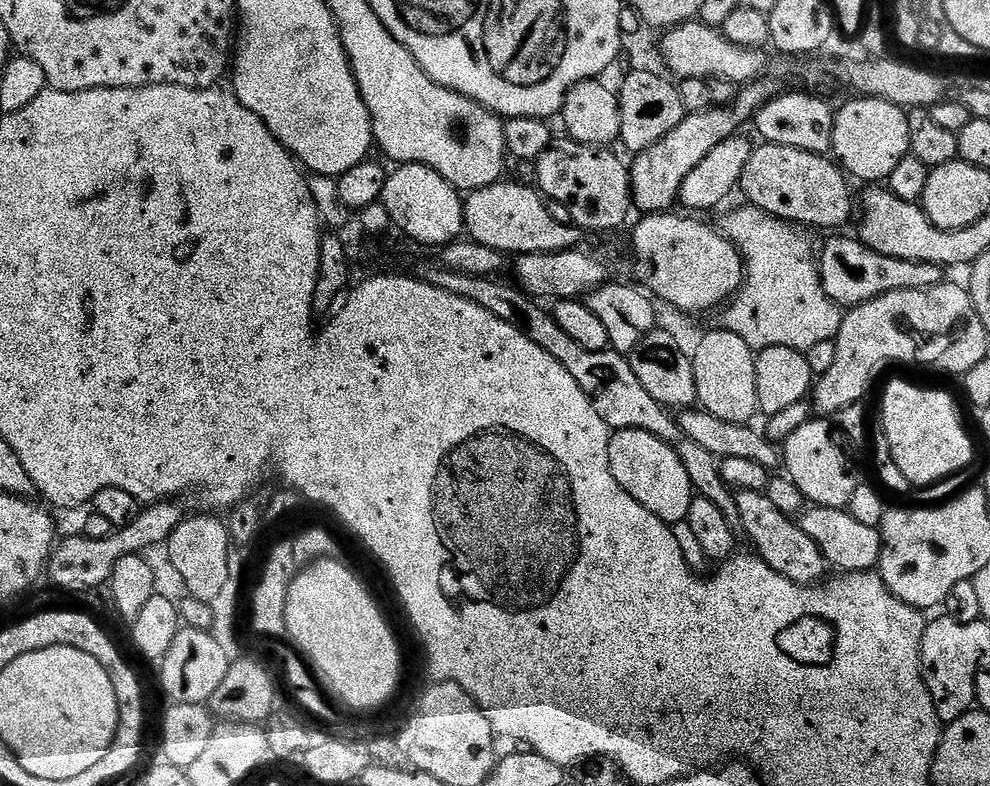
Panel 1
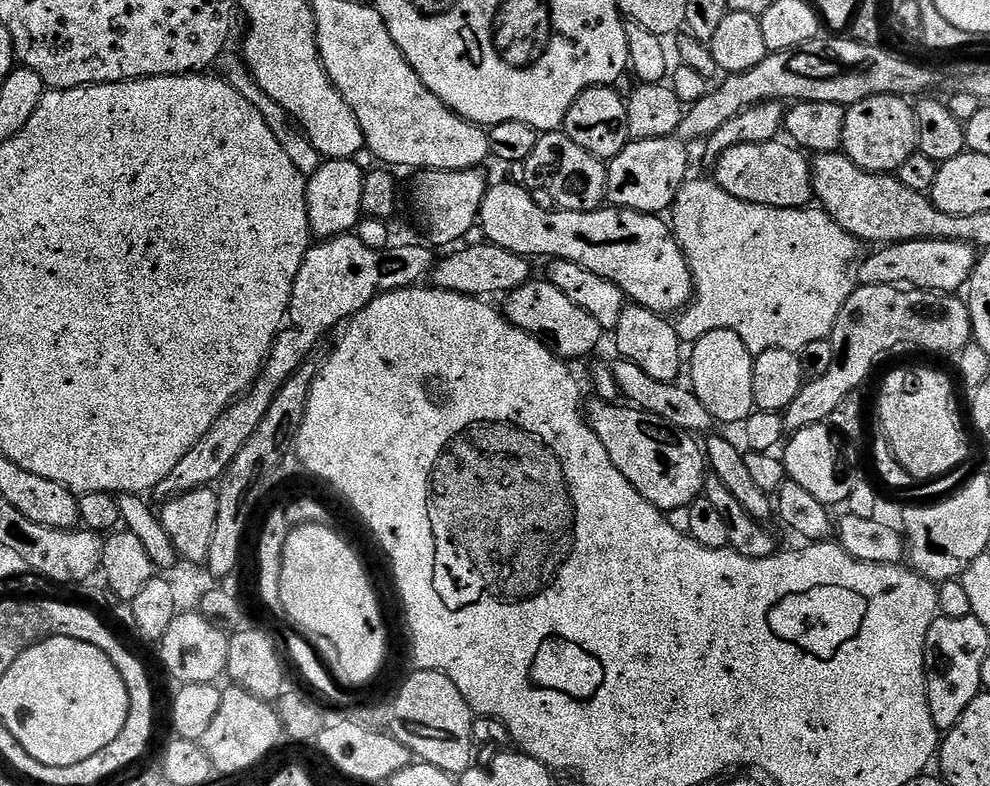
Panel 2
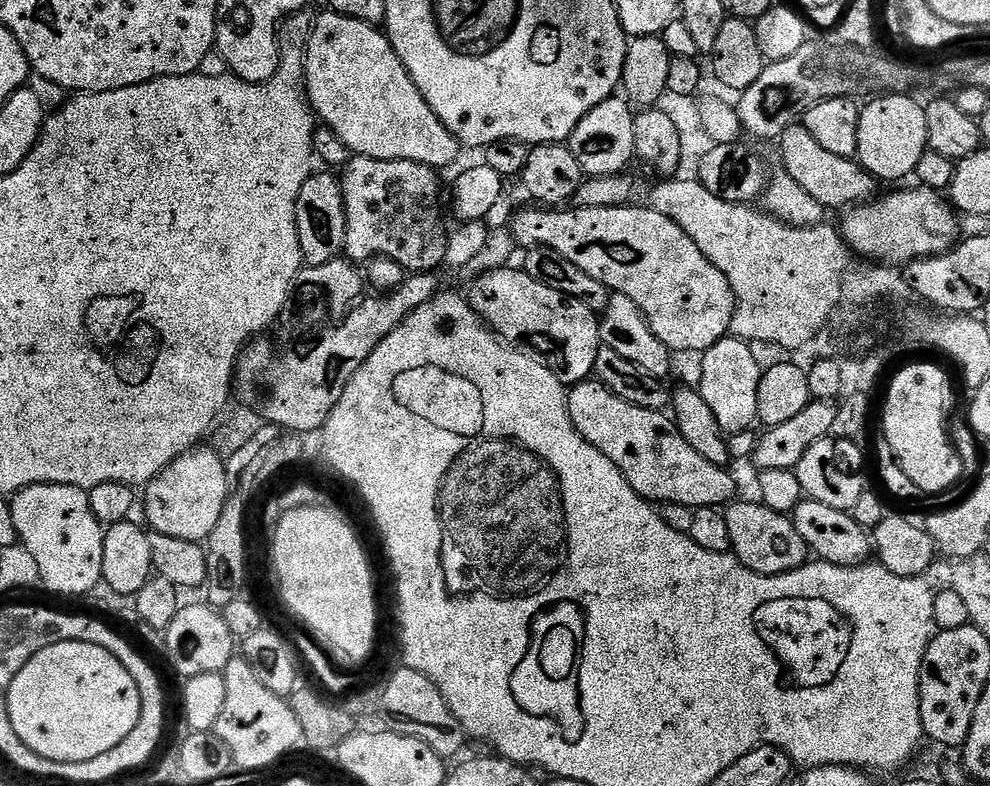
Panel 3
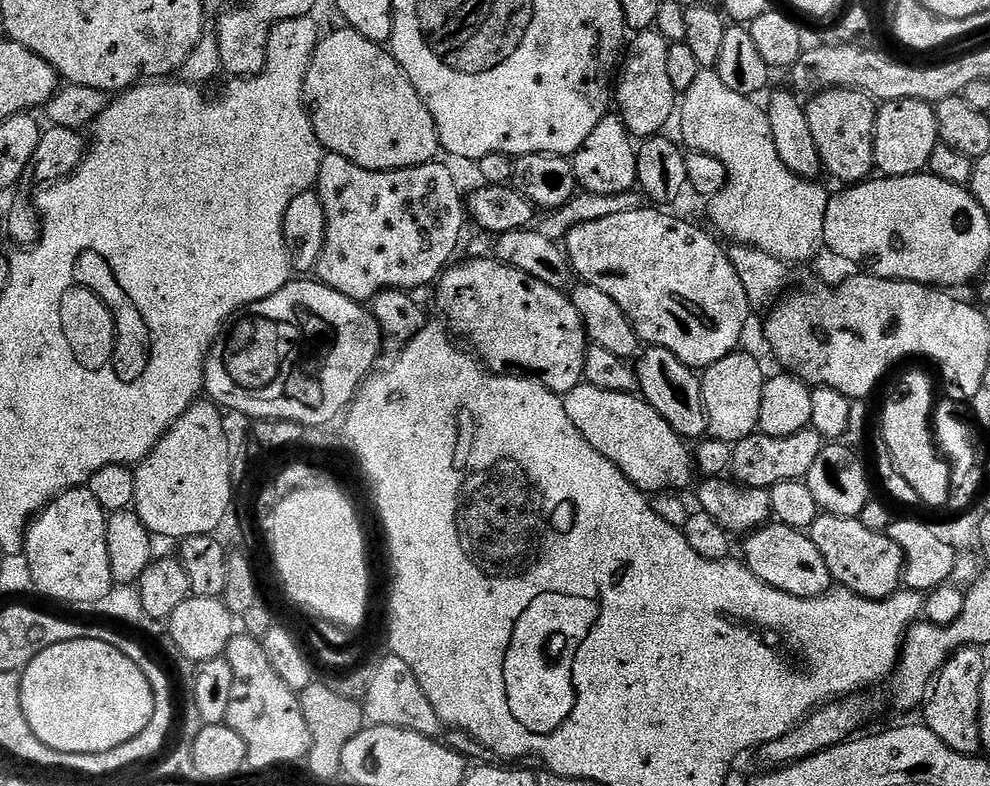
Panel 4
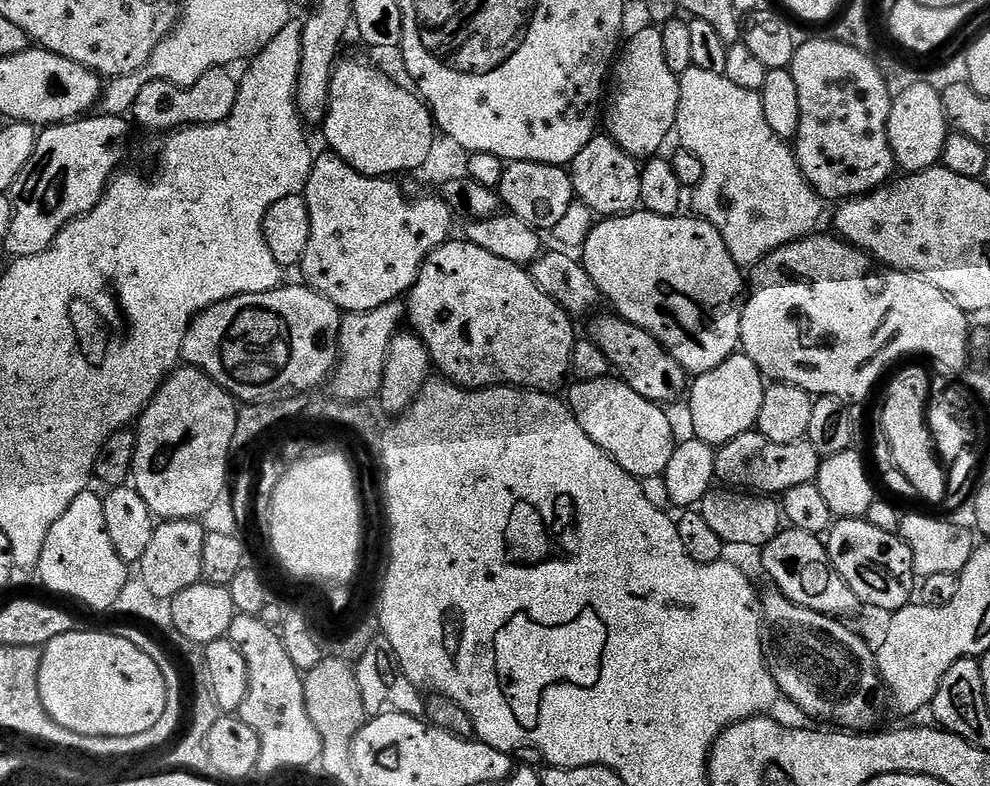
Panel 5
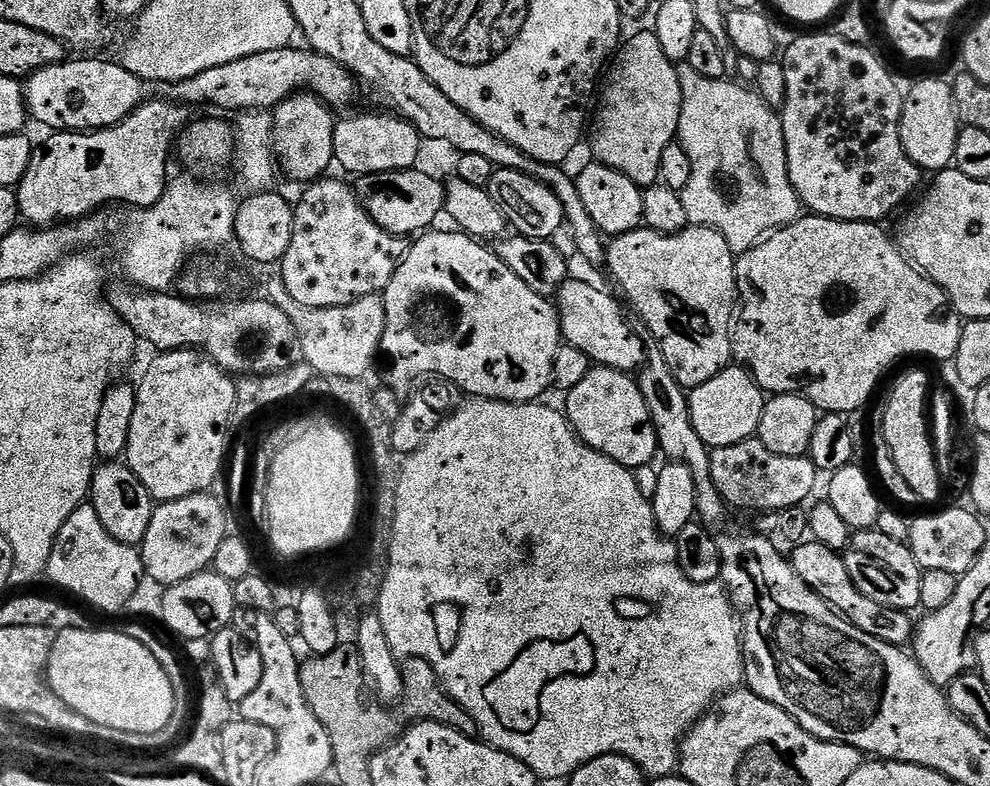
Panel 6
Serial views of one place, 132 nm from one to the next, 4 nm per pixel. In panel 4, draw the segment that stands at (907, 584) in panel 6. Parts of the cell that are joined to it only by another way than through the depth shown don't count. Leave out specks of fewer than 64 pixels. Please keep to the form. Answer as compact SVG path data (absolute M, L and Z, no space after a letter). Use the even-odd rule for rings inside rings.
M820 514L810 527L810 535L822 558L826 558L826 566L839 587L847 588L868 600L887 600L901 591L904 555L898 542L894 542L887 532L870 530L854 516Z

